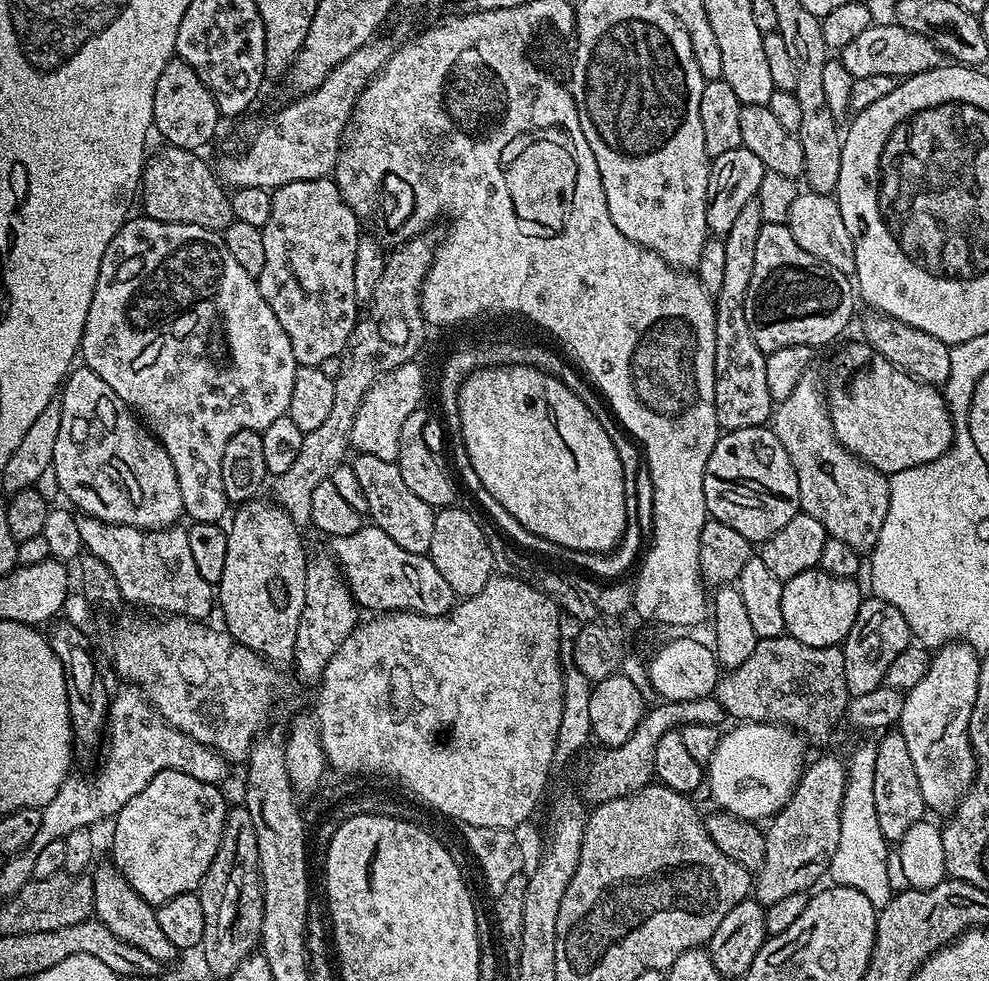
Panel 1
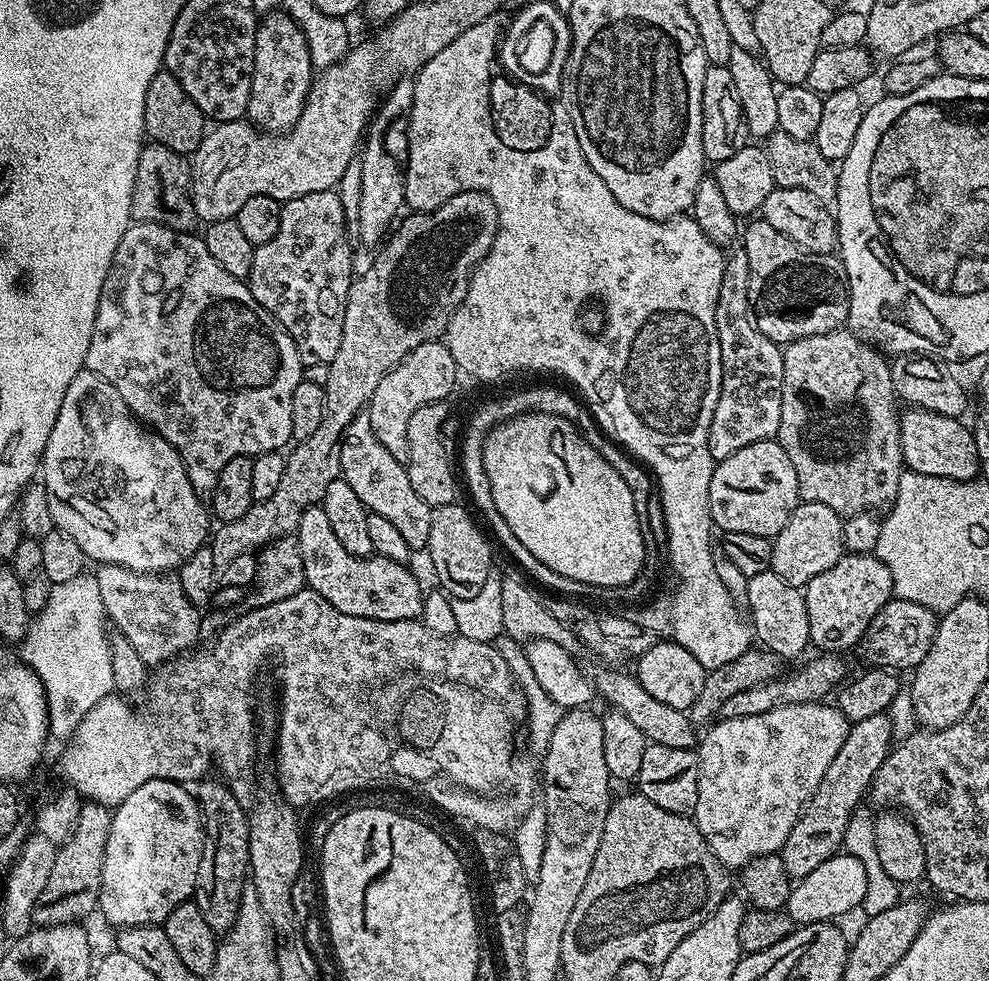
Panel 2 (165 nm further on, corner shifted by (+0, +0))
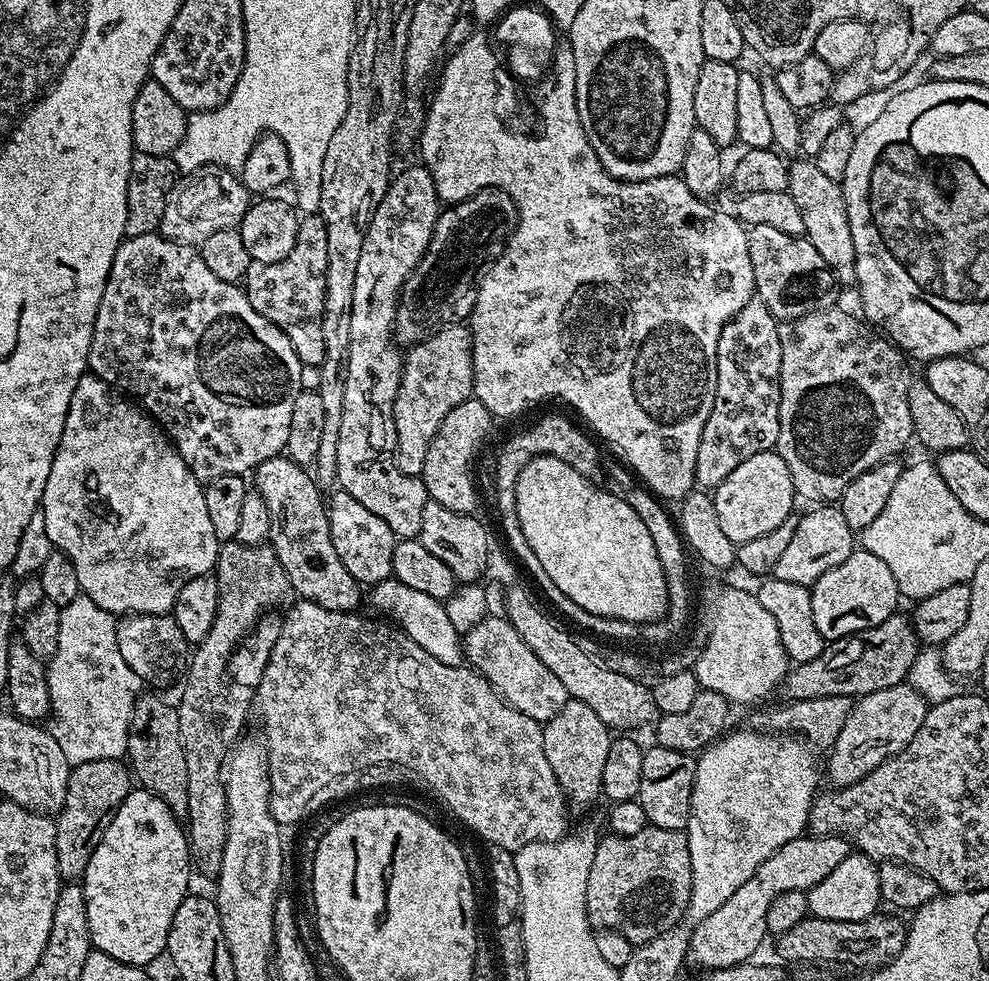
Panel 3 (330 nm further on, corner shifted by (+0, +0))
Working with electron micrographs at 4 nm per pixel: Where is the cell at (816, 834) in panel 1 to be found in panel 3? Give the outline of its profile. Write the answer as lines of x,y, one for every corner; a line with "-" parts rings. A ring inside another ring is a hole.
905,682
898,686
886,686
886,690
874,690
874,694
859,697
852,705
852,712
842,726
842,734
833,742
828,756
828,776
837,788
857,784
870,770
882,766
891,756
898,755
908,745
910,738
918,734
930,705
922,694

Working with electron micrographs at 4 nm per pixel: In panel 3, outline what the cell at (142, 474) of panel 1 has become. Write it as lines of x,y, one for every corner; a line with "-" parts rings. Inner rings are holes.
85,374
78,382
78,386
74,386
74,398
70,398
70,410
66,410
66,426
62,426
62,438
58,442
54,462
50,466
50,478
46,478
42,511
46,522
46,534
50,538
53,549
57,552
64,552
70,558
70,562
74,562
74,571
78,574
78,586
81,593
89,596
94,602
98,602
102,610
113,614
162,615
171,613
182,586
186,586
186,582
194,578
209,575
215,569
216,560
220,556
222,542
214,534
214,525
210,522
206,511
204,485
194,478
194,474
190,474
186,462
182,462
178,450
168,439
164,429
147,412
141,410
135,403
129,402
123,395
113,391
105,380
99,380
91,374

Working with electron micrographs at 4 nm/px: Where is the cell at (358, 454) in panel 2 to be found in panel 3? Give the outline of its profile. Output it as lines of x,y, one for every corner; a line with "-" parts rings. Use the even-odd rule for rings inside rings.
423,166
404,168
391,177
382,202
370,218
370,226
364,231
362,255
358,257
358,275
354,278
354,306
350,306
350,358
346,362
346,391
342,397
342,426
338,426
338,474
339,487
350,498
358,498
370,514
378,514
386,526
400,540
419,537
422,526
422,510
428,504
428,491
423,479
407,476
396,465
396,435
394,434
394,398
398,398
398,386
404,369
404,356
394,339
396,301
406,278
418,266
422,254
430,246
436,219
442,211
442,201
434,190
434,180

